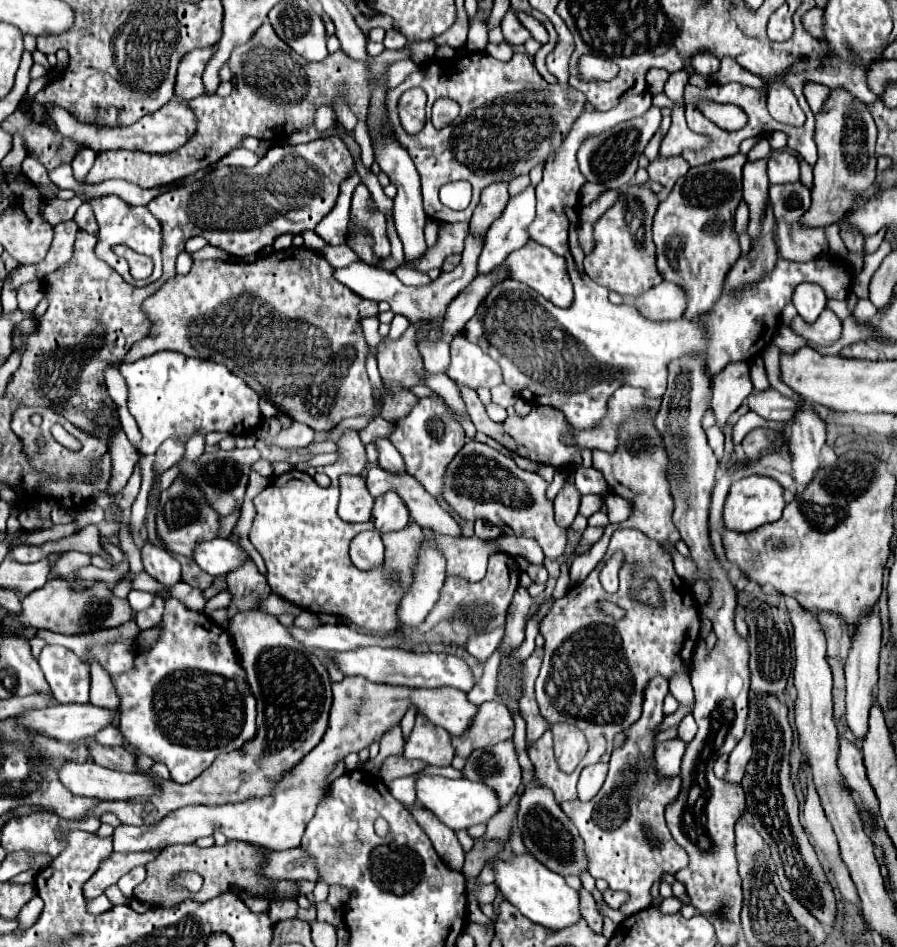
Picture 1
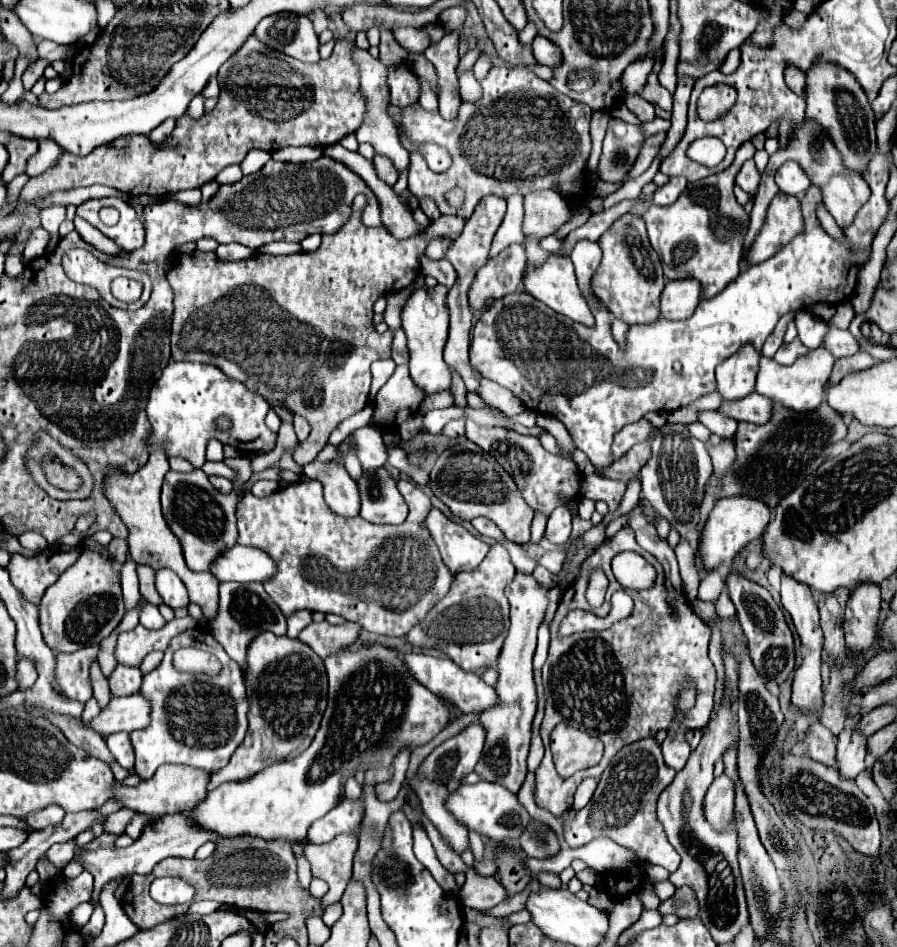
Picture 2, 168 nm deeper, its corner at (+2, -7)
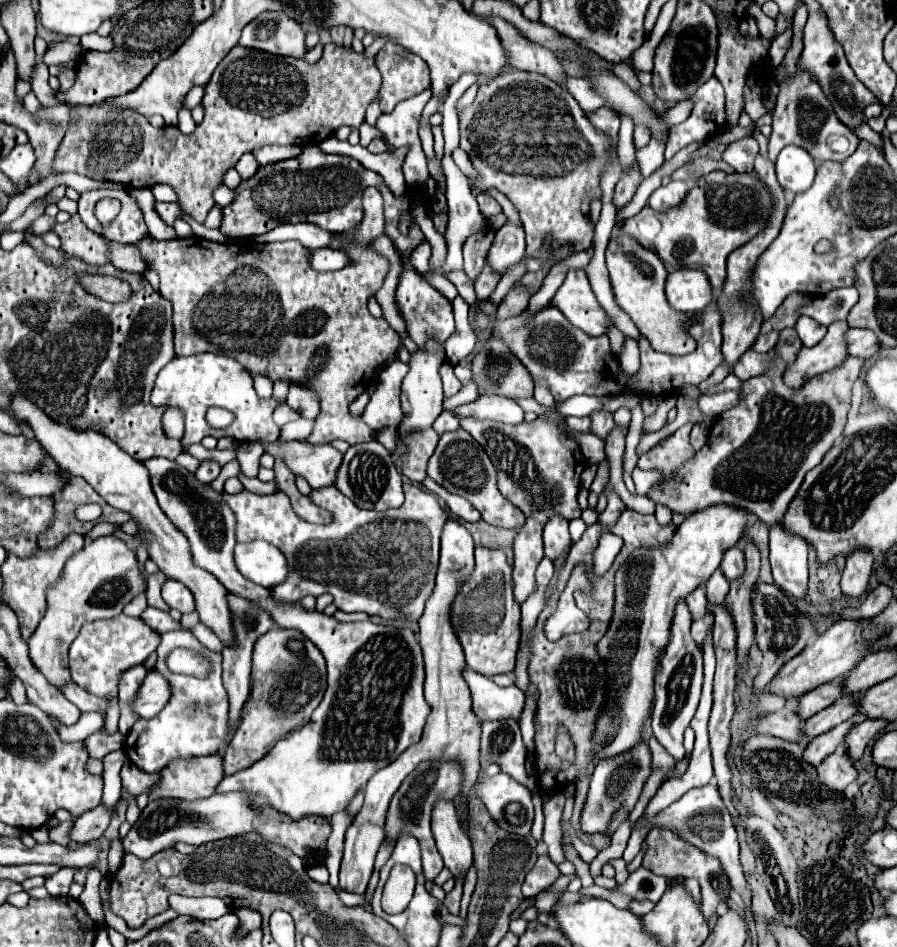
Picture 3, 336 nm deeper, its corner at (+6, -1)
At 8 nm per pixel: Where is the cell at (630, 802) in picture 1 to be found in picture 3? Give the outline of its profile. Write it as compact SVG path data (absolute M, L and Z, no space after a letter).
M645 742L637 744L635 748L631 748L629 752L625 752L623 756L615 756L609 760L601 760L591 776L591 788L587 794L587 802L581 814L581 828L583 832L603 832L609 824L609 818L621 808L625 806L627 810L633 810L645 780L651 774L651 752L649 746Z

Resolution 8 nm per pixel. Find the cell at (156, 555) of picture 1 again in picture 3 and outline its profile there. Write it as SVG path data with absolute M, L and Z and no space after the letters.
M167 580L163 586L163 600L169 604L169 608L179 610L181 614L193 612L195 610L195 600L193 594L181 586L177 580Z

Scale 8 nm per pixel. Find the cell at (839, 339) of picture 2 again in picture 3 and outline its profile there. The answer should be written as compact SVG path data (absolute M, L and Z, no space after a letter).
M849 328L847 344L849 344L849 354L863 360L873 358L881 350L879 338L875 336L875 332L867 328Z

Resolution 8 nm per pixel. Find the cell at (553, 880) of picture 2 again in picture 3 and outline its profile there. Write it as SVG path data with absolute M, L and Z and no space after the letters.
M545 890L536 896L535 907L538 909L537 920L545 925L550 924L548 914L554 905L554 901L559 898L561 893L549 893Z

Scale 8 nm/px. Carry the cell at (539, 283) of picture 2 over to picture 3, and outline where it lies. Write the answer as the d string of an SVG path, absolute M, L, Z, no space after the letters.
M569 270L563 286L553 298L553 306L557 306L573 326L581 328L589 336L607 334L613 324L597 302L585 270Z

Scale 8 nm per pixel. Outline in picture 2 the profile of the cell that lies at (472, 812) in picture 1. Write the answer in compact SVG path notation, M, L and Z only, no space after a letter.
M477 782L477 784L461 784L455 792L449 792L445 798L445 808L461 822L467 830L475 830L481 836L493 840L517 840L523 828L529 822L527 810L517 802L517 796L493 782Z

